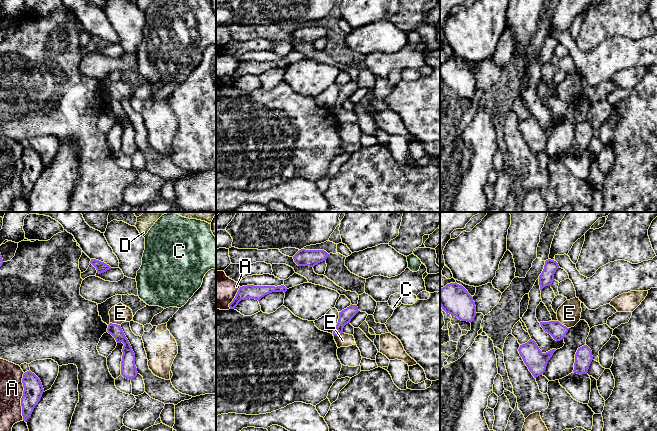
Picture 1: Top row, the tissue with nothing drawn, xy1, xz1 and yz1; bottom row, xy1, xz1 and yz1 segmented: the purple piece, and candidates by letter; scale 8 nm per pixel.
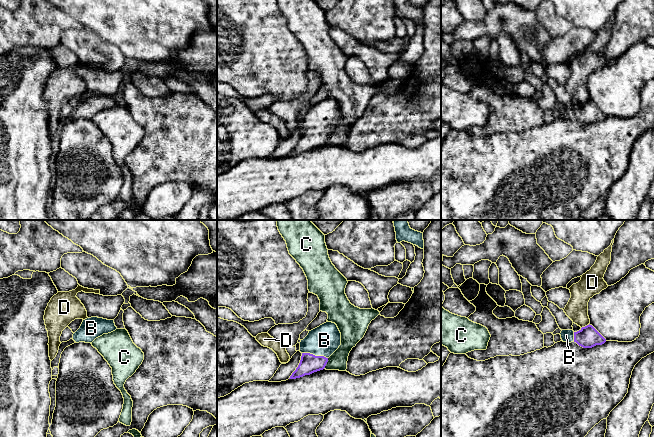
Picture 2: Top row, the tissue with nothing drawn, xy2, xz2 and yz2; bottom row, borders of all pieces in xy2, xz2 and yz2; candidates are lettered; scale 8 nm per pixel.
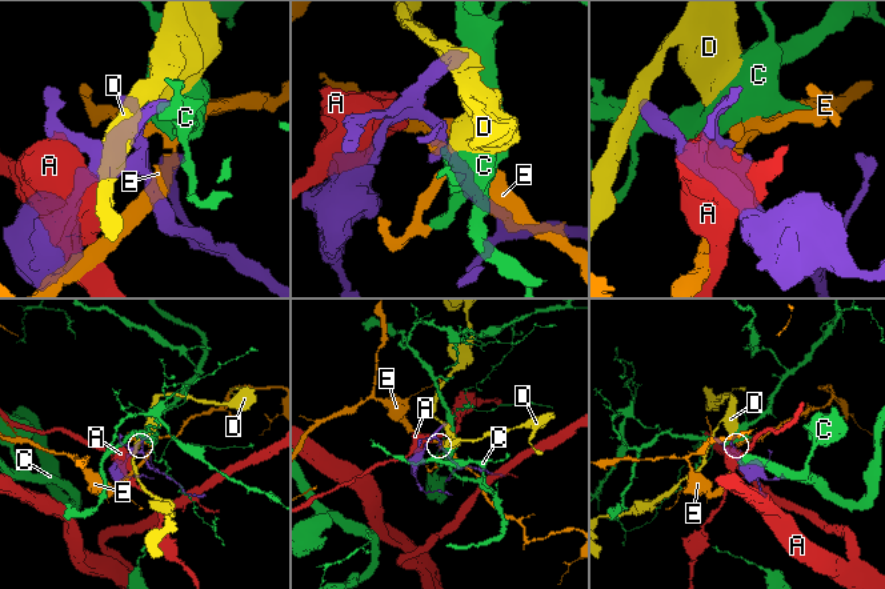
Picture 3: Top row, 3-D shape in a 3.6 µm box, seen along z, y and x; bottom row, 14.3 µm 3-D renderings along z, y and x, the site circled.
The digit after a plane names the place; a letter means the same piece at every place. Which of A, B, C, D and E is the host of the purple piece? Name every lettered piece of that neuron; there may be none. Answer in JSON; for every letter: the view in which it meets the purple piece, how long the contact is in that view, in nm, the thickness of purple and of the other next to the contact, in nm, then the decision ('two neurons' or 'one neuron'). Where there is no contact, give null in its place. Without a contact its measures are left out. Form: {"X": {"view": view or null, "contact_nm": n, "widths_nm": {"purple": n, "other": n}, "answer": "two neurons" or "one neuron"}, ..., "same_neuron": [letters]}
{"A": {"view": "xy1", "contact_nm": 380, "widths_nm": {"purple": 160, "other": 190}, "answer": "two neurons"}, "B": {"view": "xz2", "contact_nm": 220, "widths_nm": {"purple": 160, "other": 240}, "answer": "one neuron"}, "C": {"view": "xz2", "contact_nm": 100, "widths_nm": {"purple": 160, "other": 140}, "answer": "two neurons"}, "D": {"view": "yz2", "contact_nm": 80, "widths_nm": {"purple": 170, "other": 180}, "answer": "two neurons"}, "E": {"view": "yz1", "contact_nm": 110, "widths_nm": {"purple": 130, "other": 190}, "answer": "two neurons"}, "same_neuron": ["B"]}

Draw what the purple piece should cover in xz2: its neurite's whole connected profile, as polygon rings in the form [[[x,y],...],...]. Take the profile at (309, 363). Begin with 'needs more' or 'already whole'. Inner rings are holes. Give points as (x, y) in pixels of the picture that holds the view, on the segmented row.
needs more | [[[326,322],[309,331],[300,342],[300,363],[289,379],[296,379],[323,370],[328,358],[341,345],[341,333],[335,323]]]

